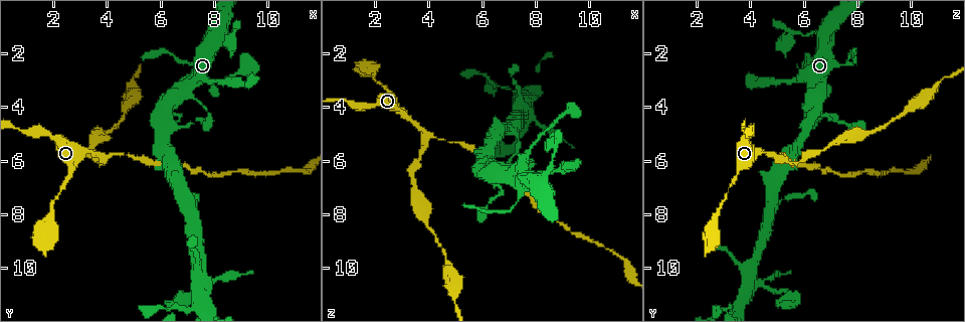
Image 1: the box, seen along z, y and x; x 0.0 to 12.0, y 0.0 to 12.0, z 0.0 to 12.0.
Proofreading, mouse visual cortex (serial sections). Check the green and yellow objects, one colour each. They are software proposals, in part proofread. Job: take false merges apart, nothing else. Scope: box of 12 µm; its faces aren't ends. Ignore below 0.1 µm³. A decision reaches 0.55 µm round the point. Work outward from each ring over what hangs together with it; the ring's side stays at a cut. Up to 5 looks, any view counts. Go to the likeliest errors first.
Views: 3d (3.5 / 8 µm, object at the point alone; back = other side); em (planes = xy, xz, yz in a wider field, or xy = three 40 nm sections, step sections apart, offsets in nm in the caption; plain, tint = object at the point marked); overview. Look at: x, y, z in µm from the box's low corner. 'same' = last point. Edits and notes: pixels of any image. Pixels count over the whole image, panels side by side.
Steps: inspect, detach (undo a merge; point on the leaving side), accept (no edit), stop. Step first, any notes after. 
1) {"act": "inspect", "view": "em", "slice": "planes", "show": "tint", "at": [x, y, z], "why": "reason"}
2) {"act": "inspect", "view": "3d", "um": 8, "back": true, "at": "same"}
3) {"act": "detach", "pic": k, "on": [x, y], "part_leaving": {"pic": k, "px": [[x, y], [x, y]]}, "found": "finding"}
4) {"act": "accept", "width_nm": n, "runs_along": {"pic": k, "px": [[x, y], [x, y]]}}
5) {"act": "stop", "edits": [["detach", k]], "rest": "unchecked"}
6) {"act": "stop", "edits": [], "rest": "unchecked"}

{"act": "inspect", "view": "3d", "um": 8, "at": [3.9, 5.9, 5.0], "why": "thin neck"}

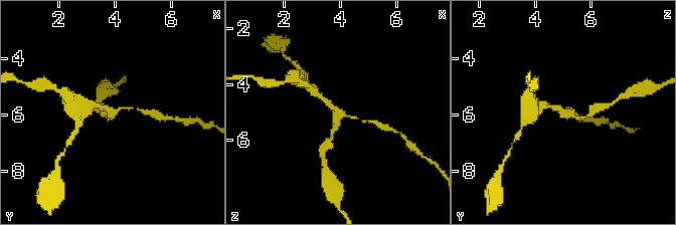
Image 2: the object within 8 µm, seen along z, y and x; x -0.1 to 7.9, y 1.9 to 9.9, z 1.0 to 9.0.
{"act": "inspect", "view": "em", "slice": "xy", "step": 3, "show": "tint", "at": [4.0, 5.9, 4.9], "arms": 3, "arm_widths_nm": [100, 150, 200]}

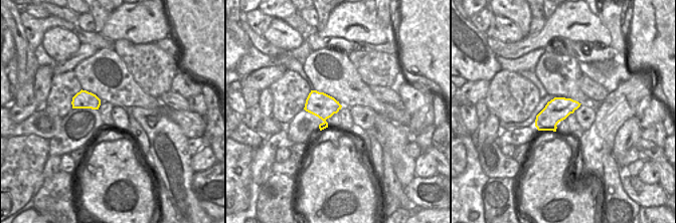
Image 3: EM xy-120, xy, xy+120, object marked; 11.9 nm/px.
{"act": "accept", "runs_along": {"pic": 2, "px": [[316, 92], [338, 111], [331, 137]]}, "found": "continuous, no second cell"}

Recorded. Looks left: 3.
{"act": "inspect", "view": "3d", "um": 3.5, "at": [8.7, 1.3, 5.5], "why": "calibre changes"}

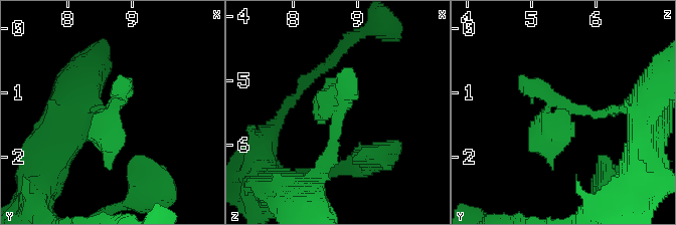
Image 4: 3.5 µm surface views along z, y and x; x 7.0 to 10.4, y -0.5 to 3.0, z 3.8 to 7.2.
{"act": "inspect", "view": "em", "slice": "xy", "step": 1, "show": "tint", "at": [8.70, 1.25, 5.55]}

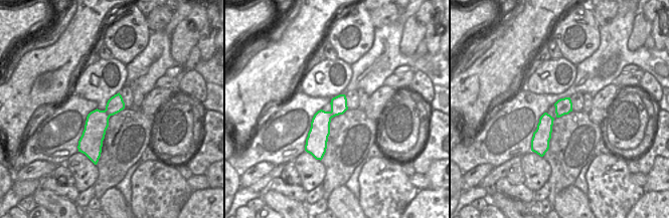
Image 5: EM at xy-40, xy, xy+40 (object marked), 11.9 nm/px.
{"act": "inspect", "view": "em", "slice": "xy", "step": 2, "show": "tint", "at": "same"}

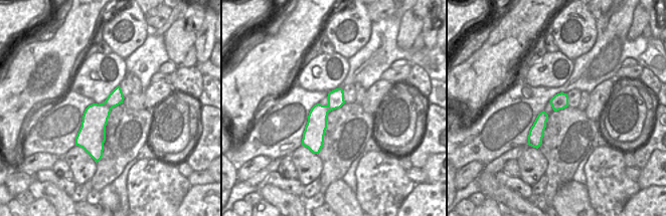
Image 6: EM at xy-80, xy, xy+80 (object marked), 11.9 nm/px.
{"act": "accept", "found": "continuous, no second cell"}

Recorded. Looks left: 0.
{"act": "stop", "edits": [], "rest": "unchecked"}

